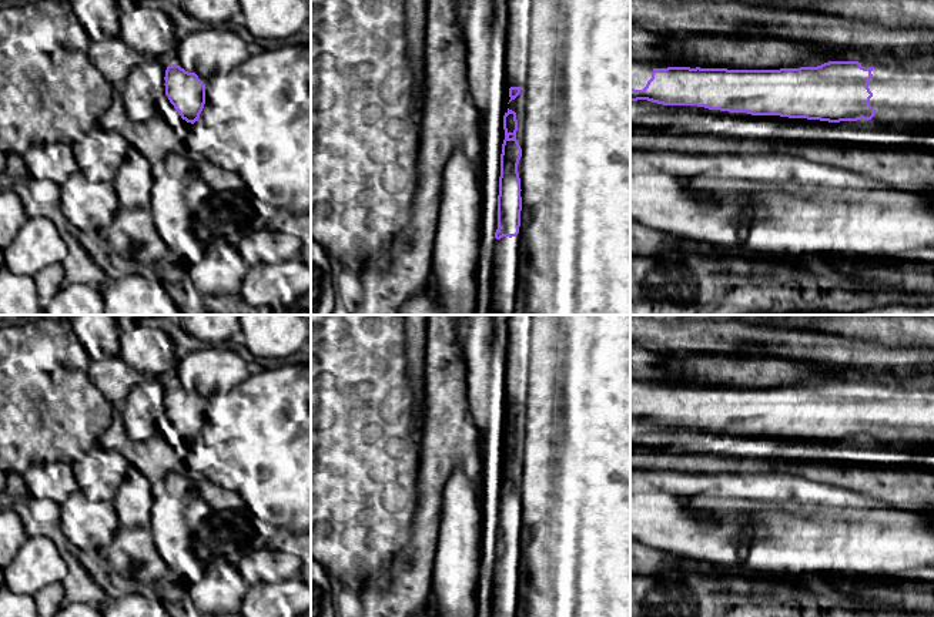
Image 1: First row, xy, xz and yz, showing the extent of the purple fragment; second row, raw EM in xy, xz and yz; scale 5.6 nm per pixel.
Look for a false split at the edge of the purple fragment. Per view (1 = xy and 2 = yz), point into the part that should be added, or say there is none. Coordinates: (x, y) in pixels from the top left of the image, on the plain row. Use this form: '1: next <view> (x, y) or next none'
1: next none
2: next none

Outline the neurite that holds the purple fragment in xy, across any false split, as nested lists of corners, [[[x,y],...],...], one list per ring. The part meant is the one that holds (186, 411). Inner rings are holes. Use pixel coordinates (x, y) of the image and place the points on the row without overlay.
[[[177,383],[165,389],[165,415],[183,439],[194,443],[205,423],[205,403],[195,392],[188,392]]]

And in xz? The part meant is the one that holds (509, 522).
[[[509,429],[503,435],[505,459],[501,473],[501,496],[498,514],[498,549],[495,557],[516,556],[520,546],[520,497],[518,483],[522,467],[516,459],[518,439],[516,432]]]

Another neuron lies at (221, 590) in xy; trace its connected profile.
[[[212,557],[208,559],[202,579],[187,584],[185,591],[202,614],[240,614],[248,587],[238,564],[225,557]]]

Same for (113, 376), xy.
[[[120,355],[93,361],[88,378],[114,408],[121,408],[128,393],[144,379]]]

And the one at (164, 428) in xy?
[[[164,413],[157,419],[157,433],[161,435],[174,449],[177,447],[177,433],[178,430],[170,422],[168,416]]]

